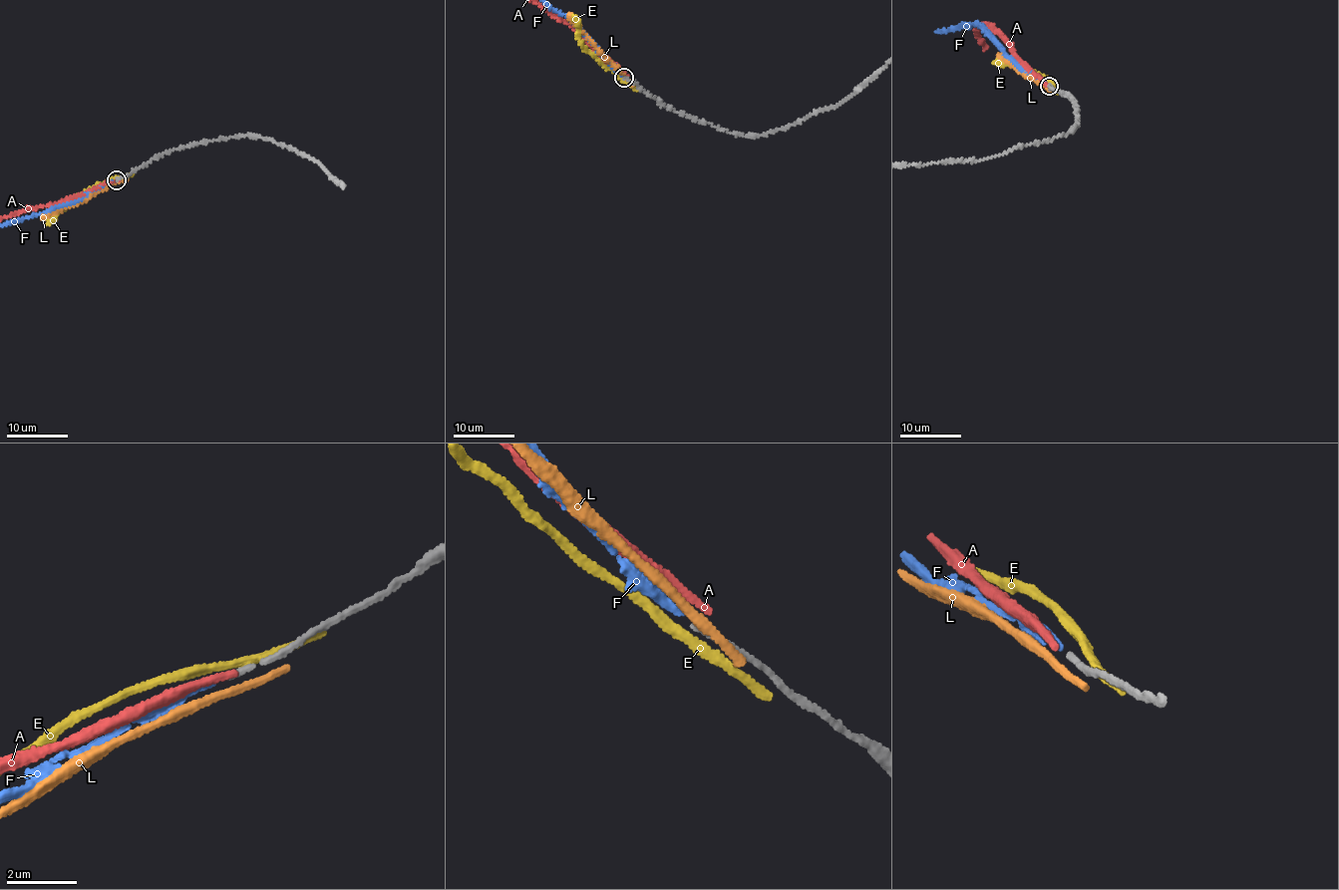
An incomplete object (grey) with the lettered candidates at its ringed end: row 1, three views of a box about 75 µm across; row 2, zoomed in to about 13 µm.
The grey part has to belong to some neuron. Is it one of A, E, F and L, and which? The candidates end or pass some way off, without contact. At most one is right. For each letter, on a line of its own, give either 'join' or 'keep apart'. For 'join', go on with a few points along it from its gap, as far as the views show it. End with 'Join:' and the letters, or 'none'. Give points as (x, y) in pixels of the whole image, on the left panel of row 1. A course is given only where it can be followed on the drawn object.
A: keep apart
E: keep apart
F: join
L: keep apart
Join: F

